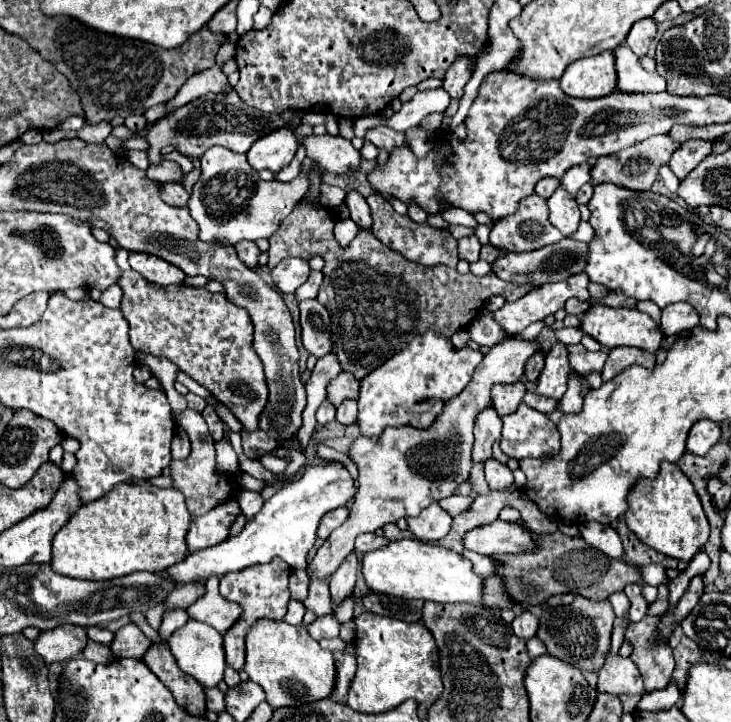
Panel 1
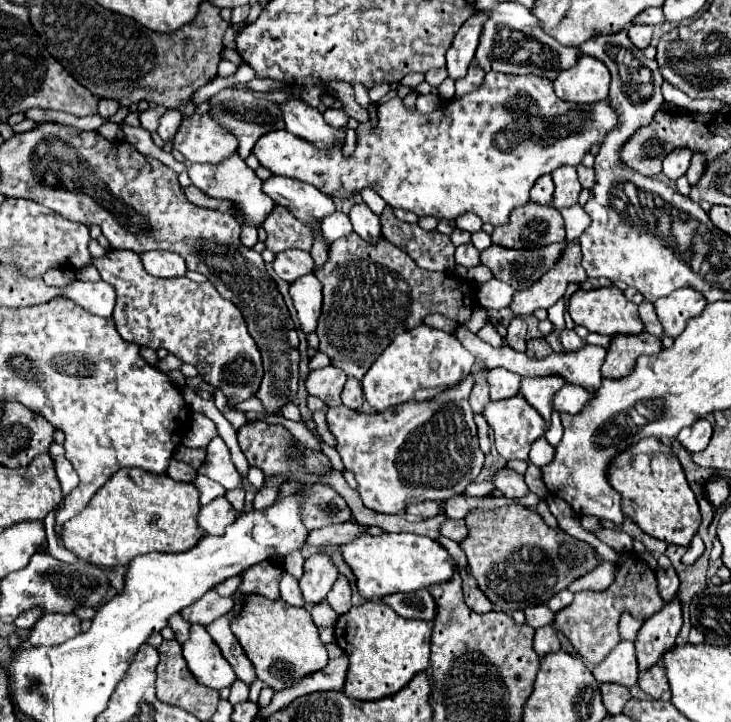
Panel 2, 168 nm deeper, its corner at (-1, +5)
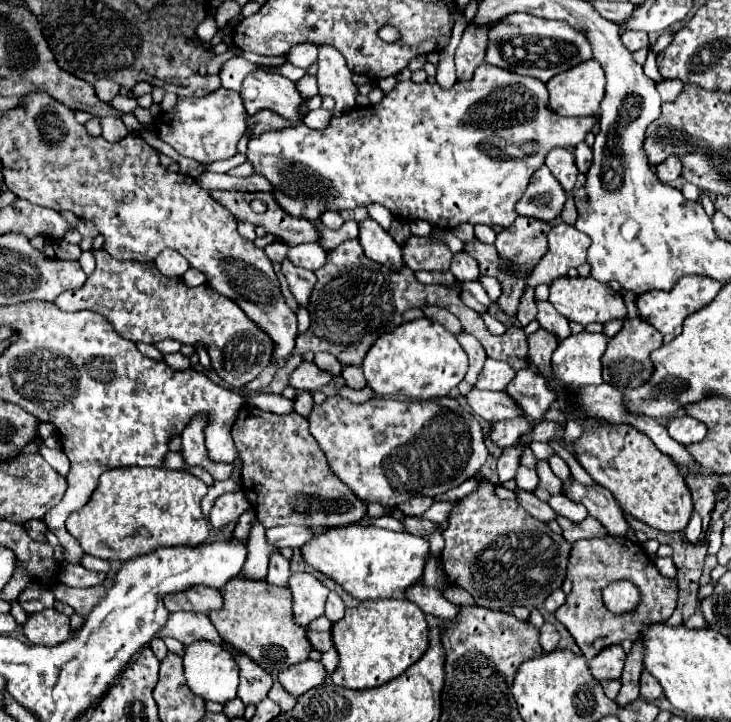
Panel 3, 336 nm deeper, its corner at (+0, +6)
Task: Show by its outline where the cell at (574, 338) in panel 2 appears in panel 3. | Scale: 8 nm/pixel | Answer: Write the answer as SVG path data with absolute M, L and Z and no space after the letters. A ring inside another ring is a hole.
M538 300L538 316L536 316L536 320L540 322L540 326L544 330L554 334L558 338L558 342L562 342L564 338L568 338L572 334L570 326L568 326L568 320L560 312L556 312L550 302L540 302Z

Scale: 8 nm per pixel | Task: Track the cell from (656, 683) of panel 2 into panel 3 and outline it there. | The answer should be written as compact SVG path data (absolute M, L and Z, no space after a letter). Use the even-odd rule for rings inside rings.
M642 672L642 678L640 678L640 696L646 698L646 700L650 700L650 702L662 696L660 682L656 682L656 678L652 674Z

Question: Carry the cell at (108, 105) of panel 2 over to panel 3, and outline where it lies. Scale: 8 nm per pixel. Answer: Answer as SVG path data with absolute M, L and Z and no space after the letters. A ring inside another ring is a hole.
M106 78L100 80L100 82L96 82L94 88L96 88L96 94L98 94L98 98L102 102L112 102L116 98L116 94L120 92L120 86L116 86L114 82L108 82Z

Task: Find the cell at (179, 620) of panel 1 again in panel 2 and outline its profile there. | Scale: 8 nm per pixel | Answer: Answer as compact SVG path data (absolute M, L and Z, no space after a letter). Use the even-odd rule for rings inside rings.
M173 615L169 619L169 627L175 631L175 641L177 643L185 643L189 639L189 629L191 629L191 623L185 621L181 615Z

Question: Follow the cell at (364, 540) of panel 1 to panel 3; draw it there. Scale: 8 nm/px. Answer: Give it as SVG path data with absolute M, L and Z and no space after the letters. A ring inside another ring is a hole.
M274 526L266 530L266 540L278 548L300 548L312 538L316 538L316 532L308 526Z

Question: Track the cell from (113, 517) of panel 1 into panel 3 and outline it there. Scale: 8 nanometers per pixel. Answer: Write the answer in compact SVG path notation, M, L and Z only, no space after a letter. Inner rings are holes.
M114 468L100 476L98 488L94 490L92 498L84 508L80 508L76 514L70 514L66 528L68 532L78 540L84 554L102 558L102 560L128 560L136 558L140 554L146 554L148 550L156 550L156 546L198 546L204 544L210 526L200 510L200 500L206 496L208 486L184 472L184 470L168 470L168 468Z

